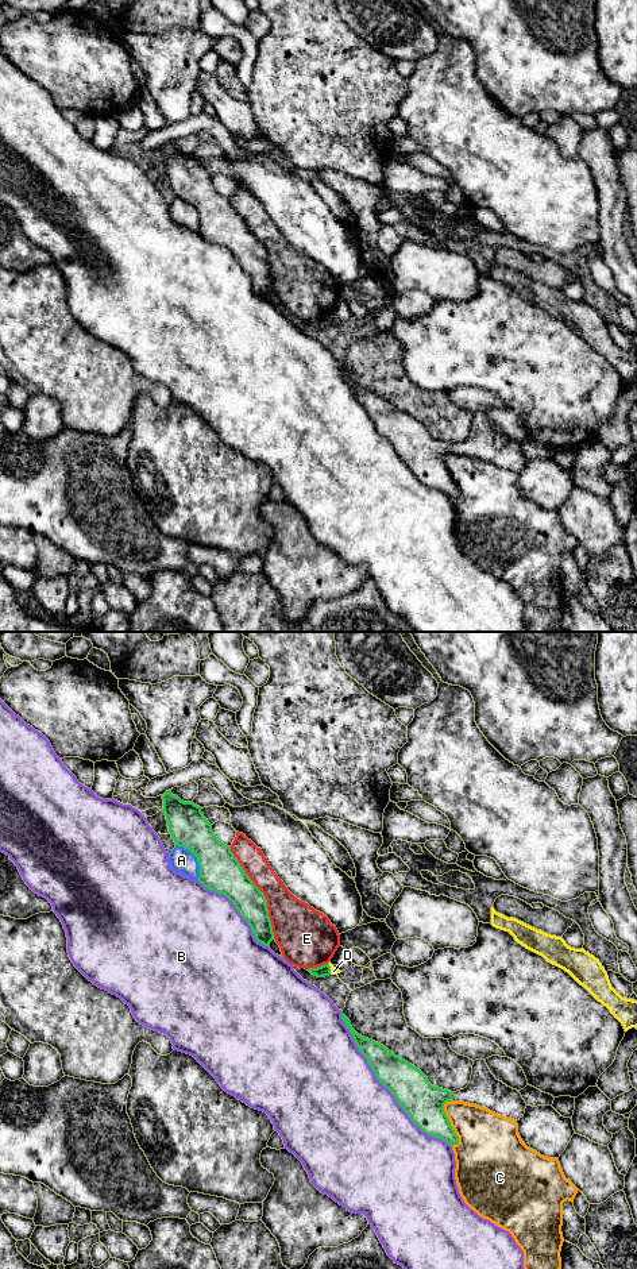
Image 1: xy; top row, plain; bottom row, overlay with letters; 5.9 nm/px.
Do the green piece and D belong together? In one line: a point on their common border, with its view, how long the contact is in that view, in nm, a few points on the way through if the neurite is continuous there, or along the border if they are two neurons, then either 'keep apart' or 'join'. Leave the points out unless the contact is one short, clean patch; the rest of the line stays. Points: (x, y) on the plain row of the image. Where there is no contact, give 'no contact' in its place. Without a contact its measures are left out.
contact xy (329, 320); length 70 nm; border xy (328, 315), (331, 326); keep apart

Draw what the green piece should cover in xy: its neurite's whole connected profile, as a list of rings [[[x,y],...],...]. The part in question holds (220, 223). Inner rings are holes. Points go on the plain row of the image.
[[[170,142],[162,151],[162,163],[175,197],[197,209],[198,234],[205,240],[225,247],[248,274],[255,292],[270,300],[275,290],[265,246],[246,225],[231,200],[217,192],[200,158],[181,153]]]

